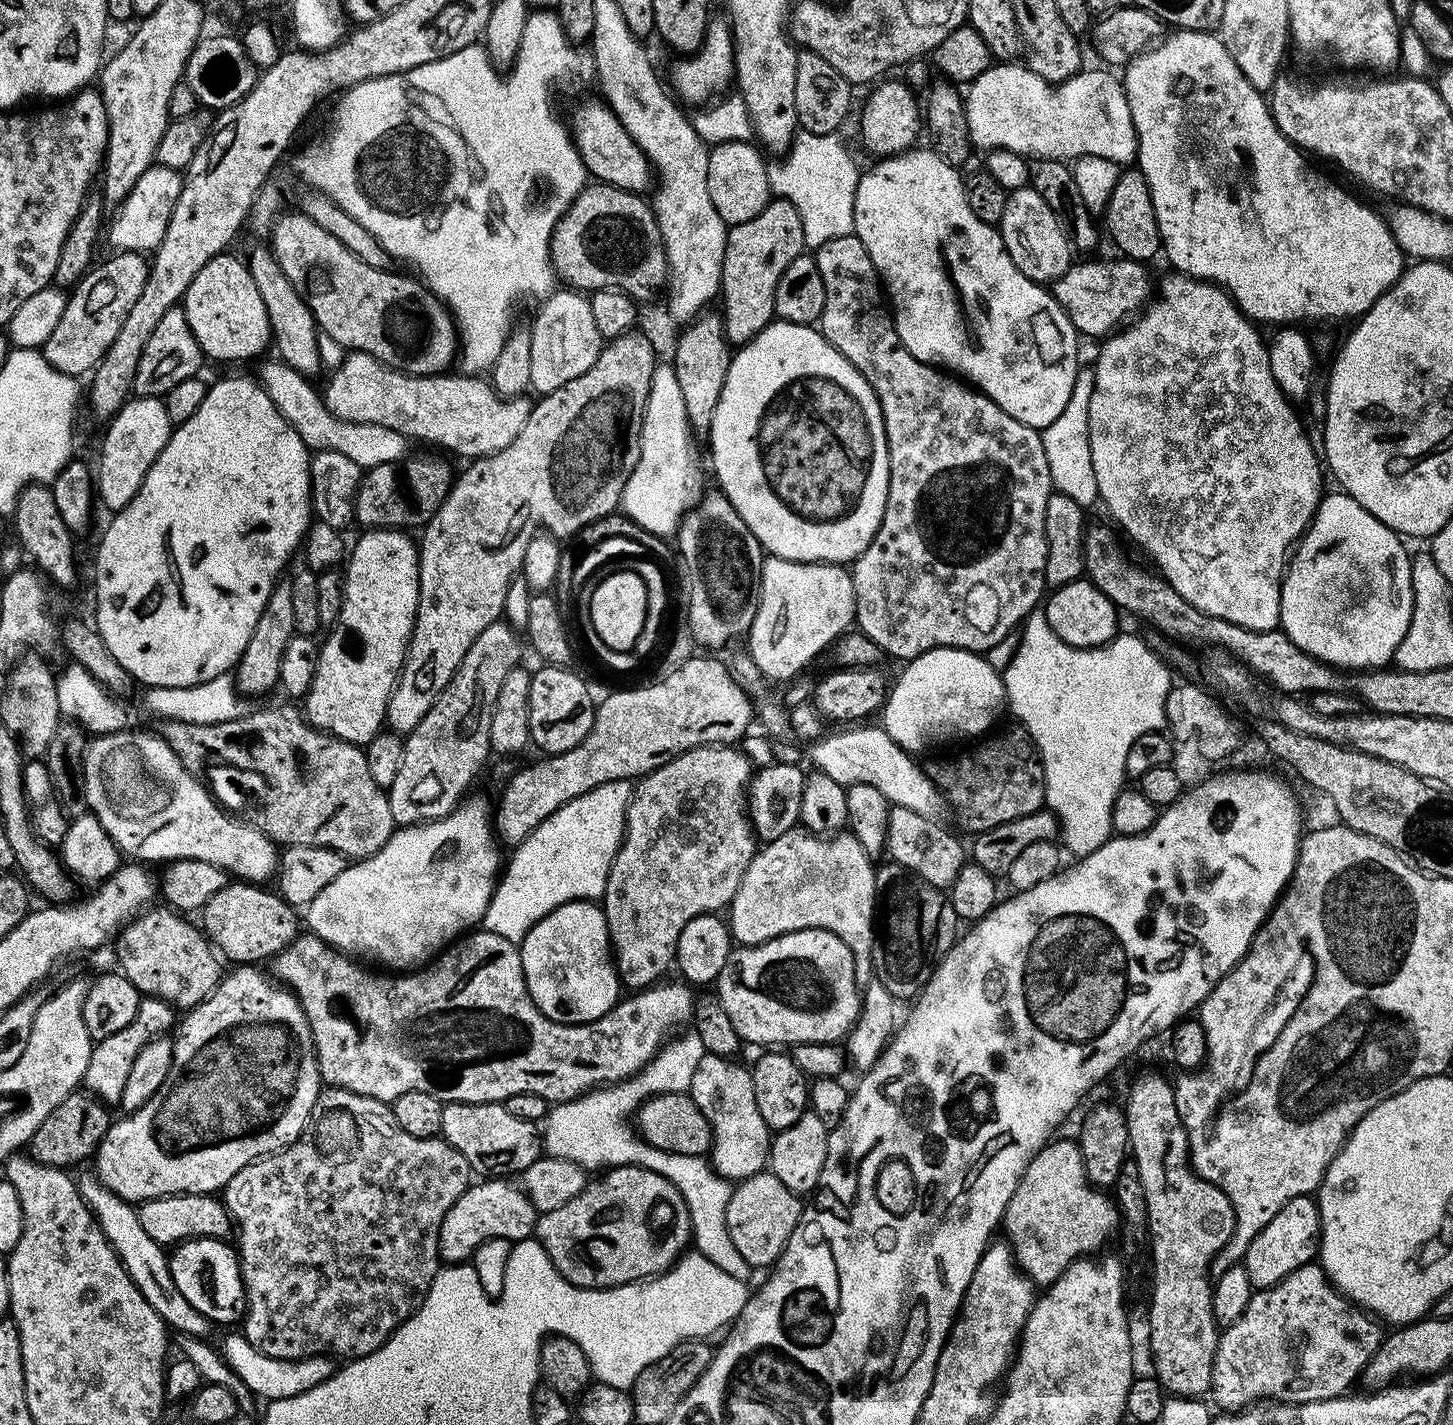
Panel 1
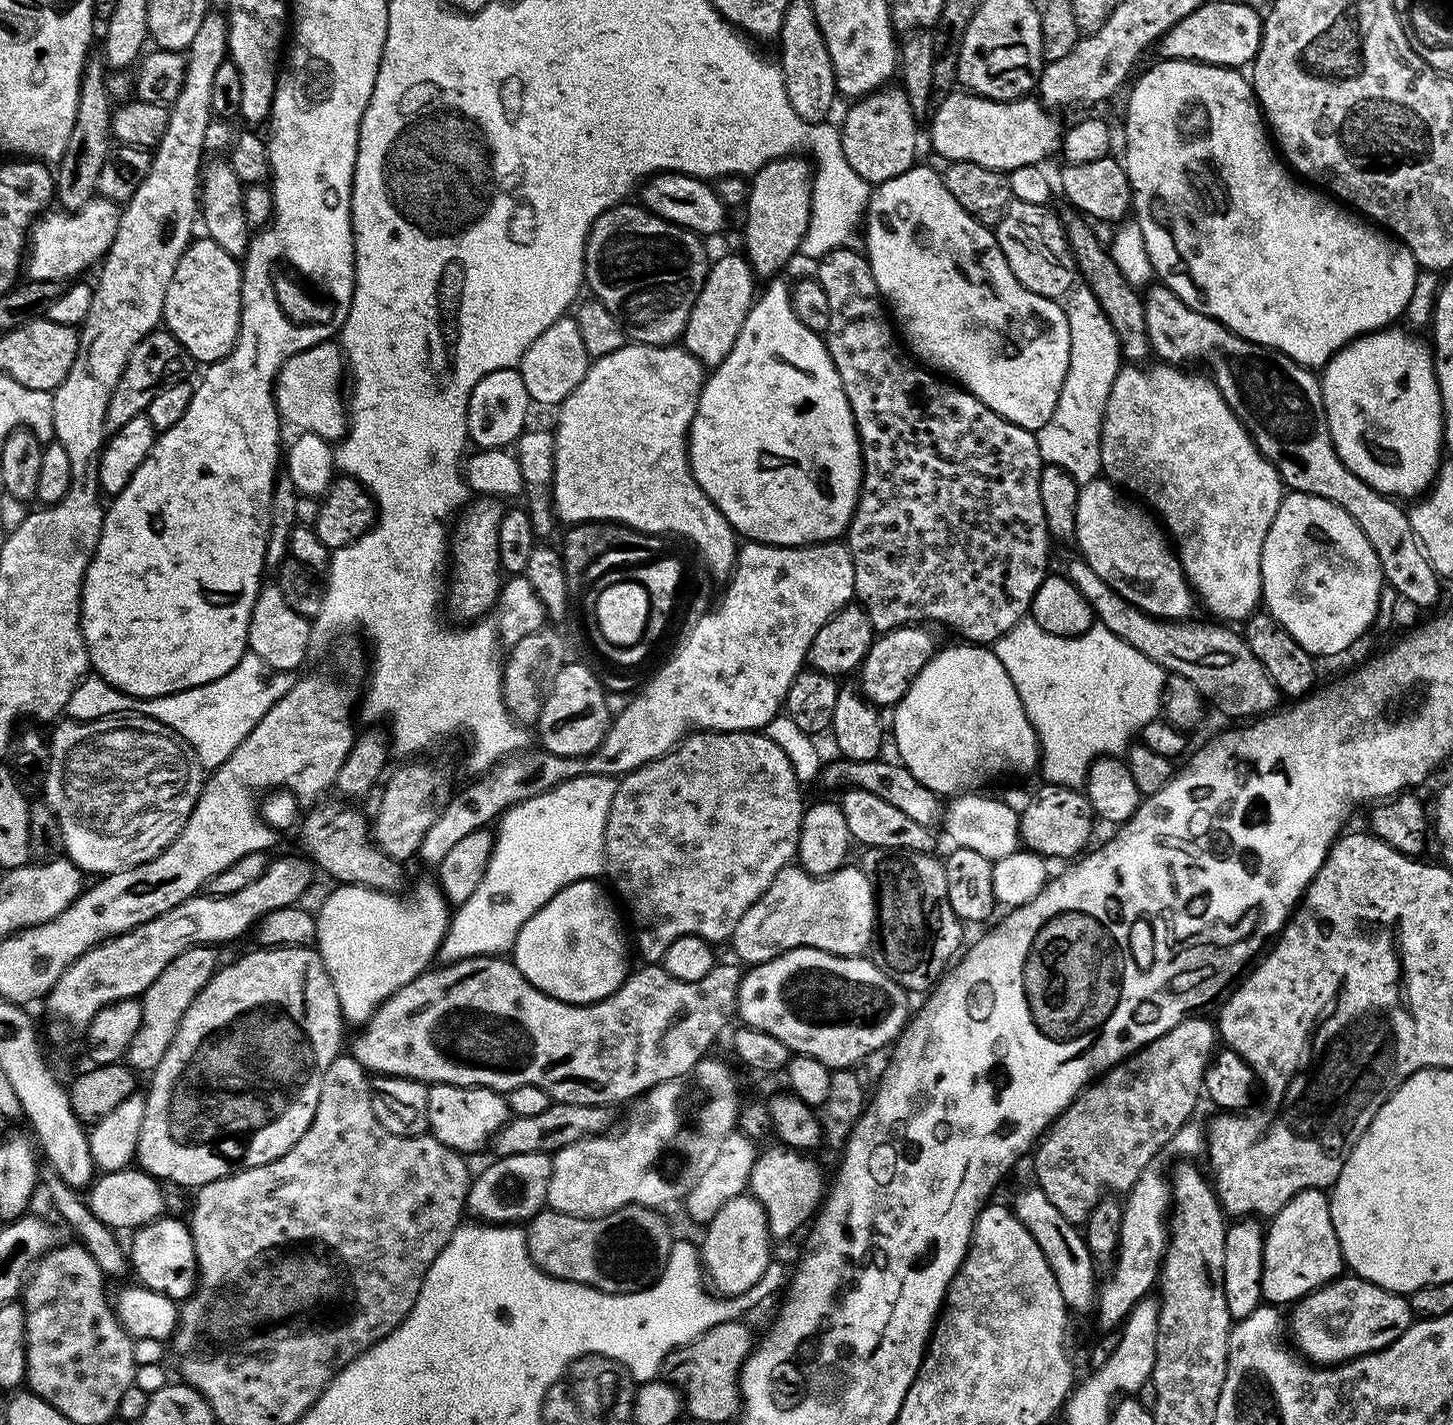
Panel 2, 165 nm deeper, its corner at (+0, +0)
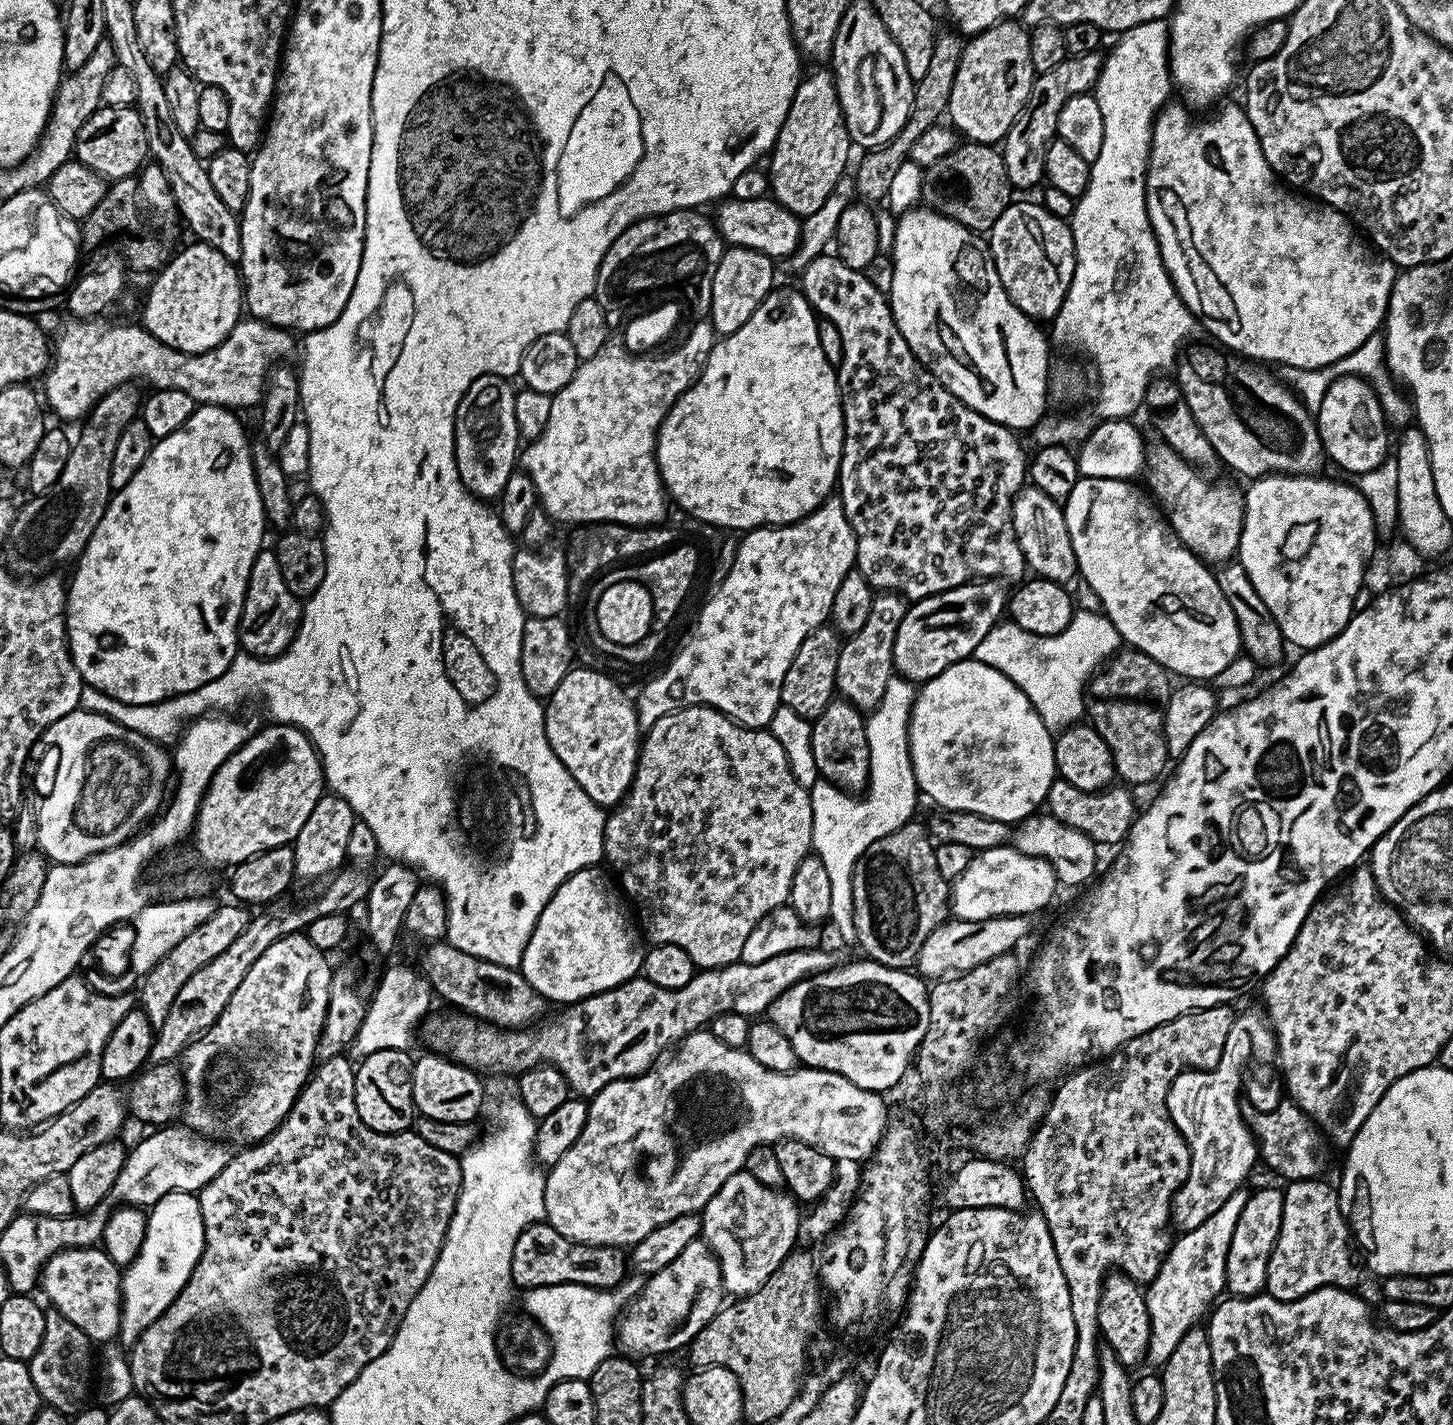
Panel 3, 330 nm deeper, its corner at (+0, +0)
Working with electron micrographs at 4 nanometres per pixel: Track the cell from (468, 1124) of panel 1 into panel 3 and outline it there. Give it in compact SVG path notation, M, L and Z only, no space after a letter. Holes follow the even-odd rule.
M443 1054L417 1055L412 1062L412 1089L416 1111L425 1120L471 1124L484 1108L484 1084L473 1069Z

